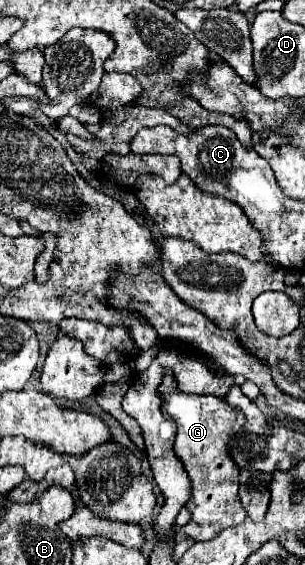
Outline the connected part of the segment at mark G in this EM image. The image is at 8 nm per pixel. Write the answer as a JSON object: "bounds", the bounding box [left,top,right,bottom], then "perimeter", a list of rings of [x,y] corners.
{"bounds":[161,372,247,542],"perimeter":[[[171,372],[165,374],[165,380],[161,384],[161,396],[163,414],[177,422],[175,454],[179,456],[191,478],[191,498],[187,502],[191,520],[181,528],[181,534],[183,538],[193,538],[195,542],[213,540],[219,532],[235,528],[247,518],[237,498],[239,468],[233,466],[229,454],[229,436],[243,428],[243,414],[215,396],[179,392]]]}

